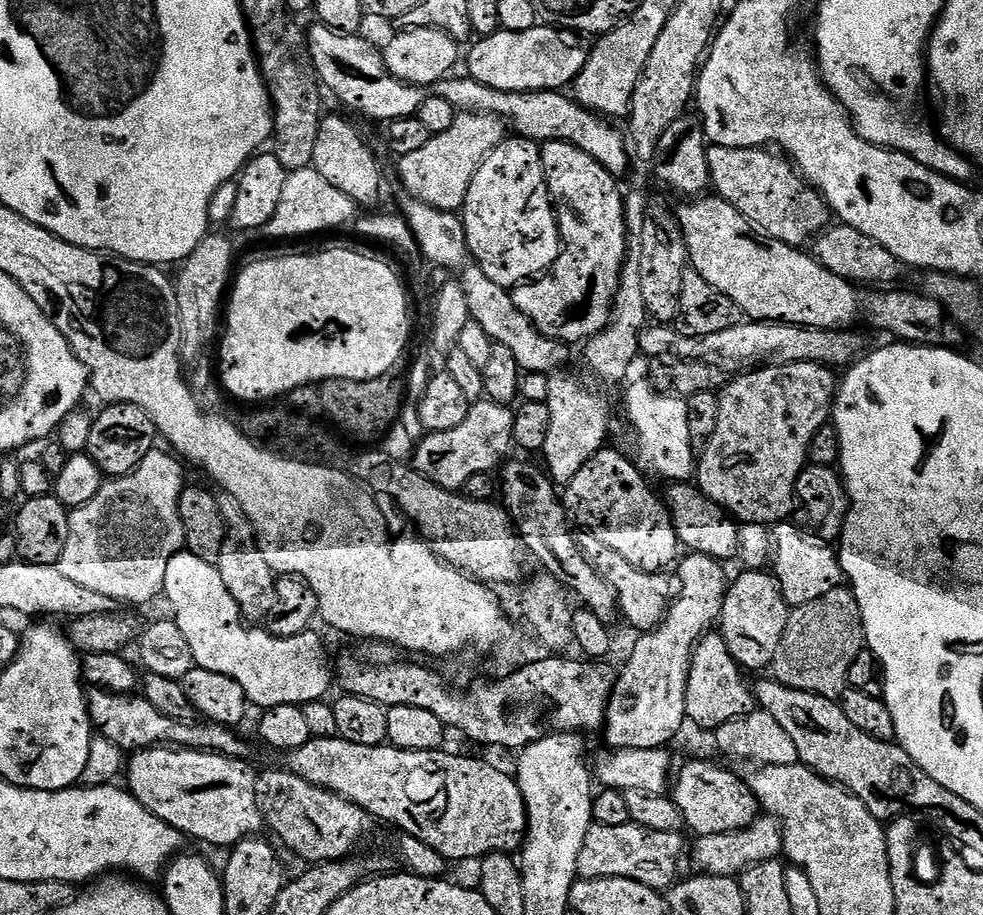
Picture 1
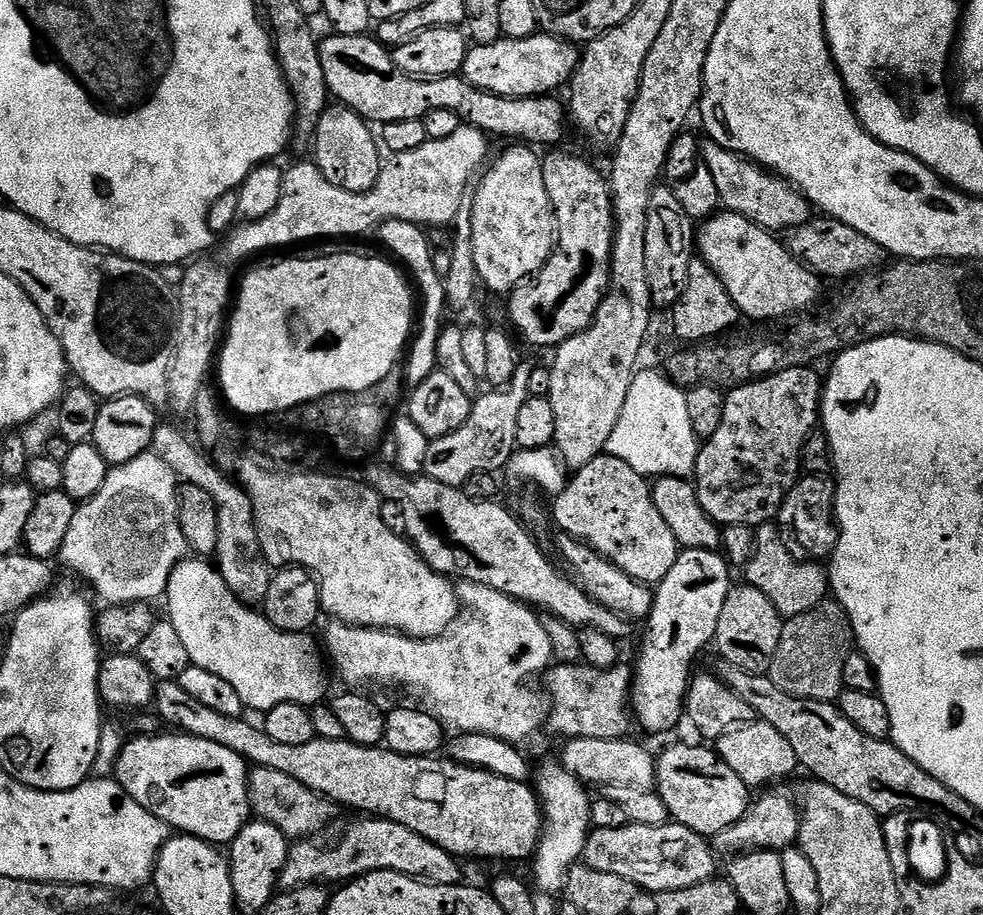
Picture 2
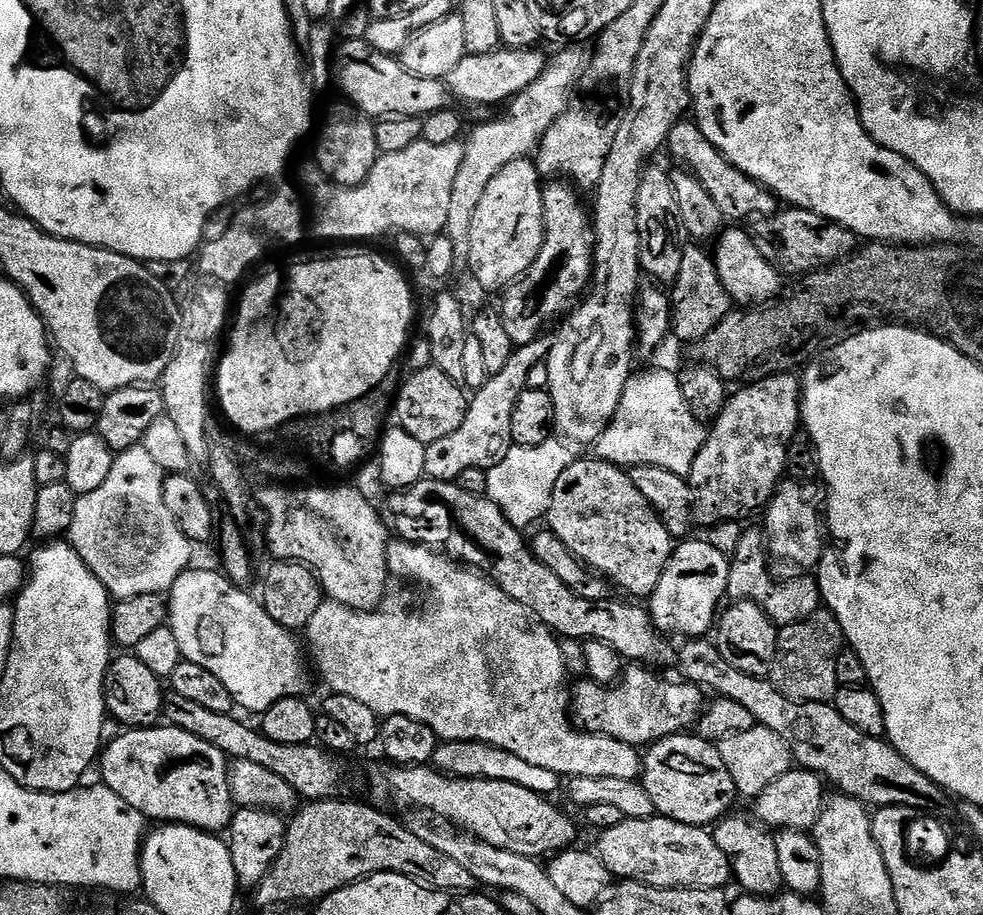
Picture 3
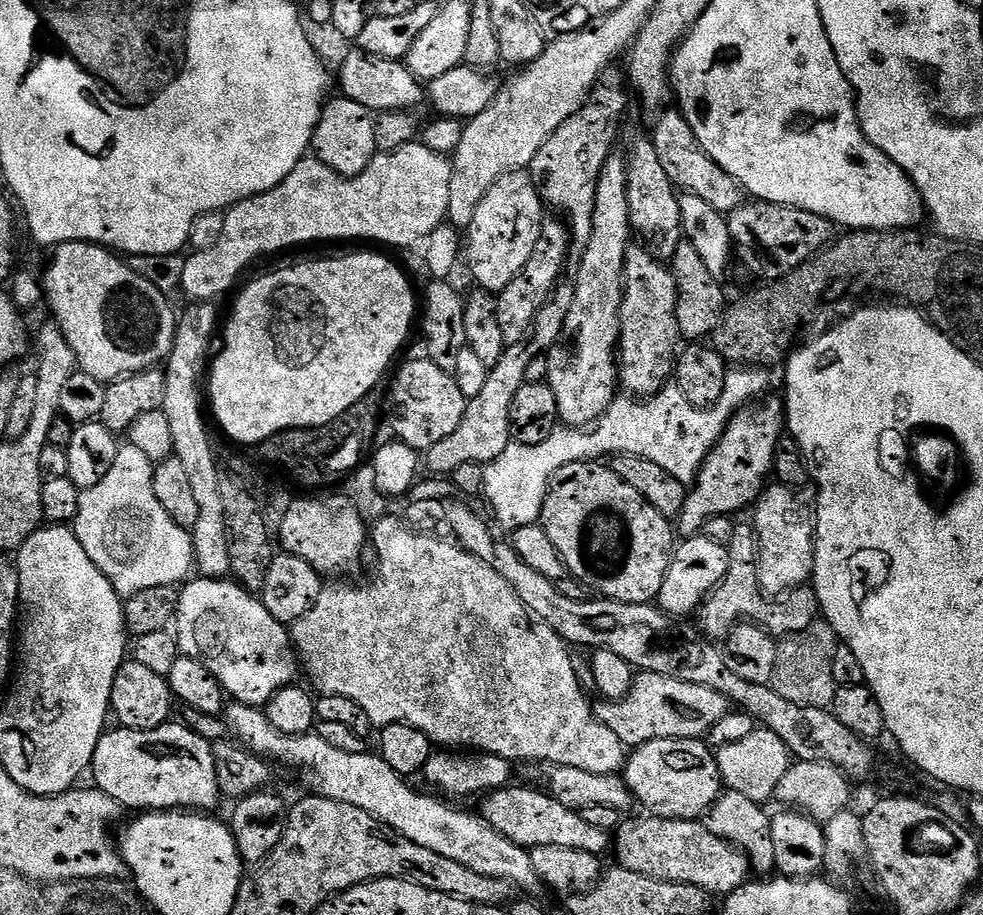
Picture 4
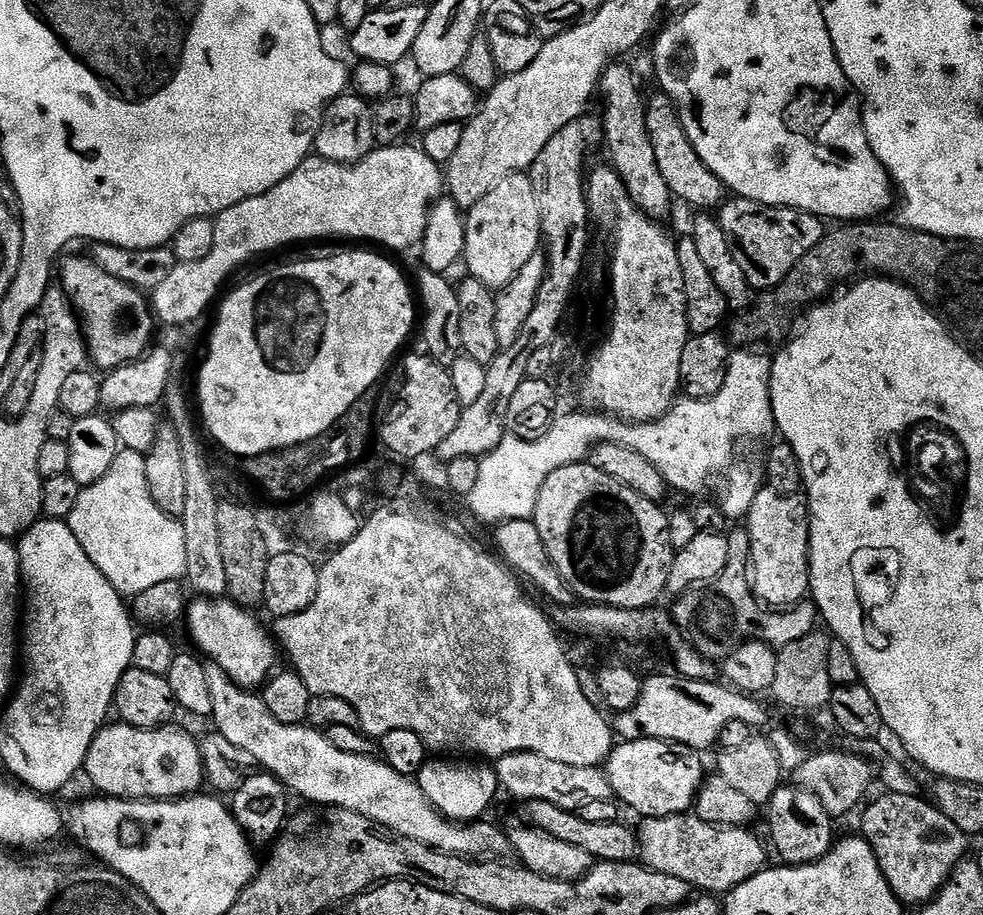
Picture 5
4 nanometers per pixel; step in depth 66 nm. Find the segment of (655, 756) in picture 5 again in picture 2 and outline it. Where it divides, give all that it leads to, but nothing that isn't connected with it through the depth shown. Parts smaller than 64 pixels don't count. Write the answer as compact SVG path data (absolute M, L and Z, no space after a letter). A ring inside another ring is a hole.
M672 744L656 761L655 791L666 802L669 817L675 823L711 838L743 820L754 799L748 784L722 762L711 747L699 748L696 744Z

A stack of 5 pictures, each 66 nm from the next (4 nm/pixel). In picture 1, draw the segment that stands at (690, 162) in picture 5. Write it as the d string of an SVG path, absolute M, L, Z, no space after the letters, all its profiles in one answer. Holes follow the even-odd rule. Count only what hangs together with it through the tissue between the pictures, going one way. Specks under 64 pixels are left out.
M712 144L708 148L708 174L711 187L715 195L730 202L730 206L734 206L734 210L738 210L738 214L746 217L753 228L763 233L767 239L780 240L783 244L793 246L804 246L808 239L807 244L829 227L829 206L824 197L793 168L791 159L781 158L779 155L771 156L770 153L768 148L727 148Z

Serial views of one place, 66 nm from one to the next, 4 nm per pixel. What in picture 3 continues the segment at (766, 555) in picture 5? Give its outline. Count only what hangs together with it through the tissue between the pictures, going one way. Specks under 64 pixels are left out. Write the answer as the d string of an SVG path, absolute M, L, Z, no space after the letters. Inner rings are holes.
M785 479L772 496L764 518L766 544L773 557L781 556L786 563L797 564L800 570L812 570L819 565L826 547L826 488L823 483L815 479Z

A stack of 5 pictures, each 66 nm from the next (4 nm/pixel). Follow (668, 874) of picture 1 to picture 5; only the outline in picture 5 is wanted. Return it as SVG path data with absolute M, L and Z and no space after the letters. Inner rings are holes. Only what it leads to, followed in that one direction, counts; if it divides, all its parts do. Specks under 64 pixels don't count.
M695 814L683 816L663 816L662 818L648 818L638 828L638 860L645 868L671 874L674 878L682 878L682 882L691 884L693 889L704 894L727 894L737 888L742 882L754 878L763 872L769 863L765 841L755 836L751 827L720 828L716 824L707 824L698 819Z

